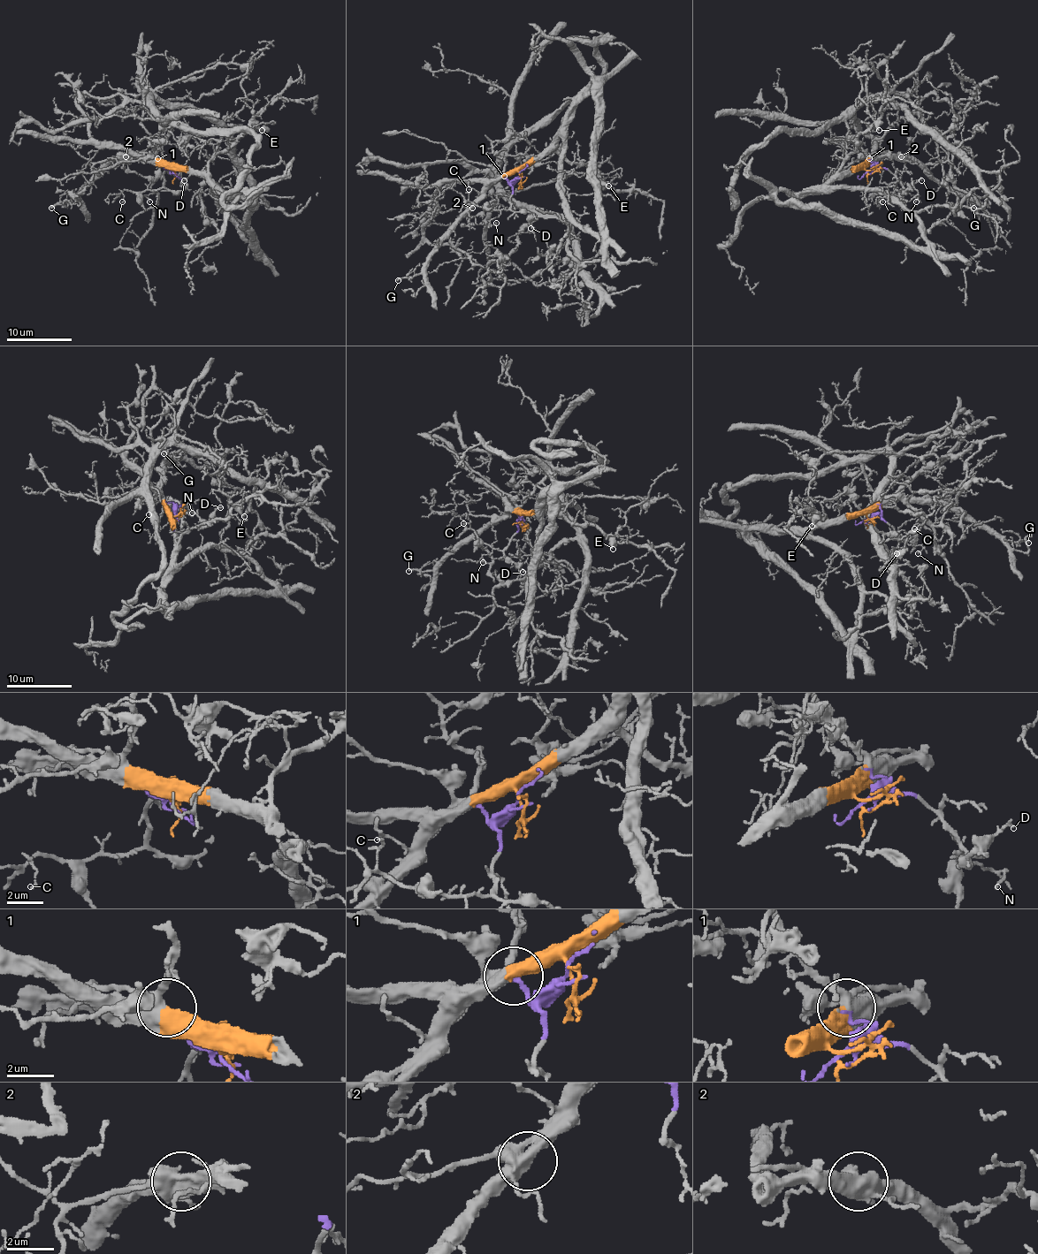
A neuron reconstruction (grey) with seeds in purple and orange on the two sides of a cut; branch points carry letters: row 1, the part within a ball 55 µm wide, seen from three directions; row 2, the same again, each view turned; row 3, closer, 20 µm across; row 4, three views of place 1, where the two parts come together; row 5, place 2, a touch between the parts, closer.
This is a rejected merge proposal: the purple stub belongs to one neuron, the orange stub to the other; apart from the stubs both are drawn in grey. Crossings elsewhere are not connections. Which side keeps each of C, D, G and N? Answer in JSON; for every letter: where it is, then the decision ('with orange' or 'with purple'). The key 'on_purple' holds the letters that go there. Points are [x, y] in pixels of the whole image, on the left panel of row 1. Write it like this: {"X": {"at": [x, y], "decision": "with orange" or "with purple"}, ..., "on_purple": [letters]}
{"C": {"at": [122, 201], "decision": "with purple"}, "D": {"at": [184, 180], "decision": "with purple"}, "G": {"at": [51, 208], "decision": "with orange"}, "N": {"at": [149, 201], "decision": "with purple"}, "on_purple": ["C", "D", "N"]}

